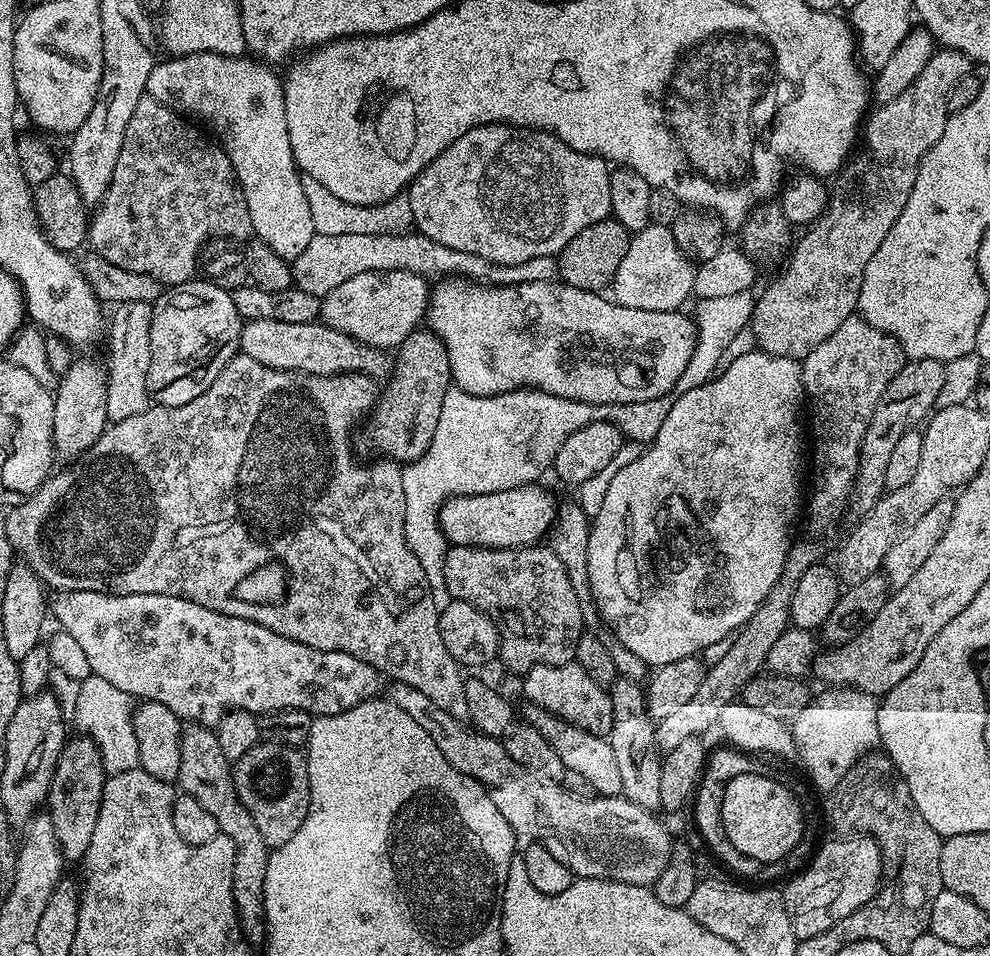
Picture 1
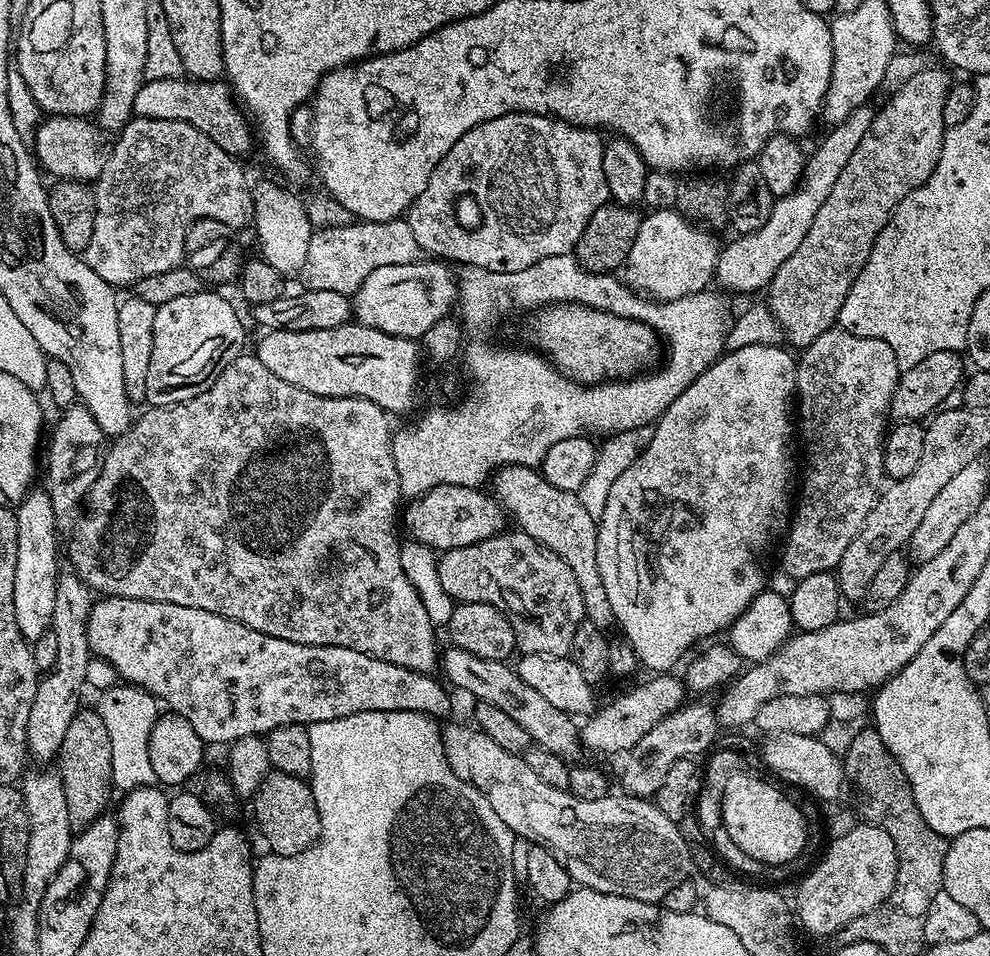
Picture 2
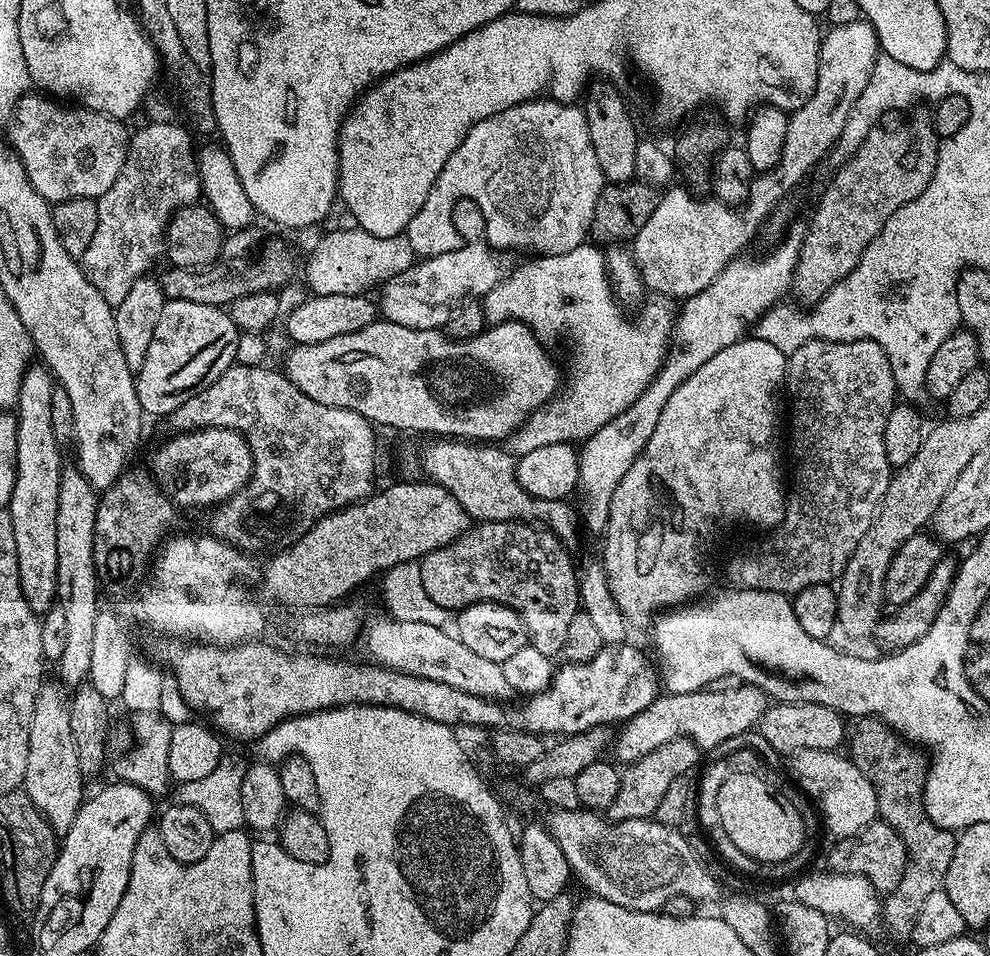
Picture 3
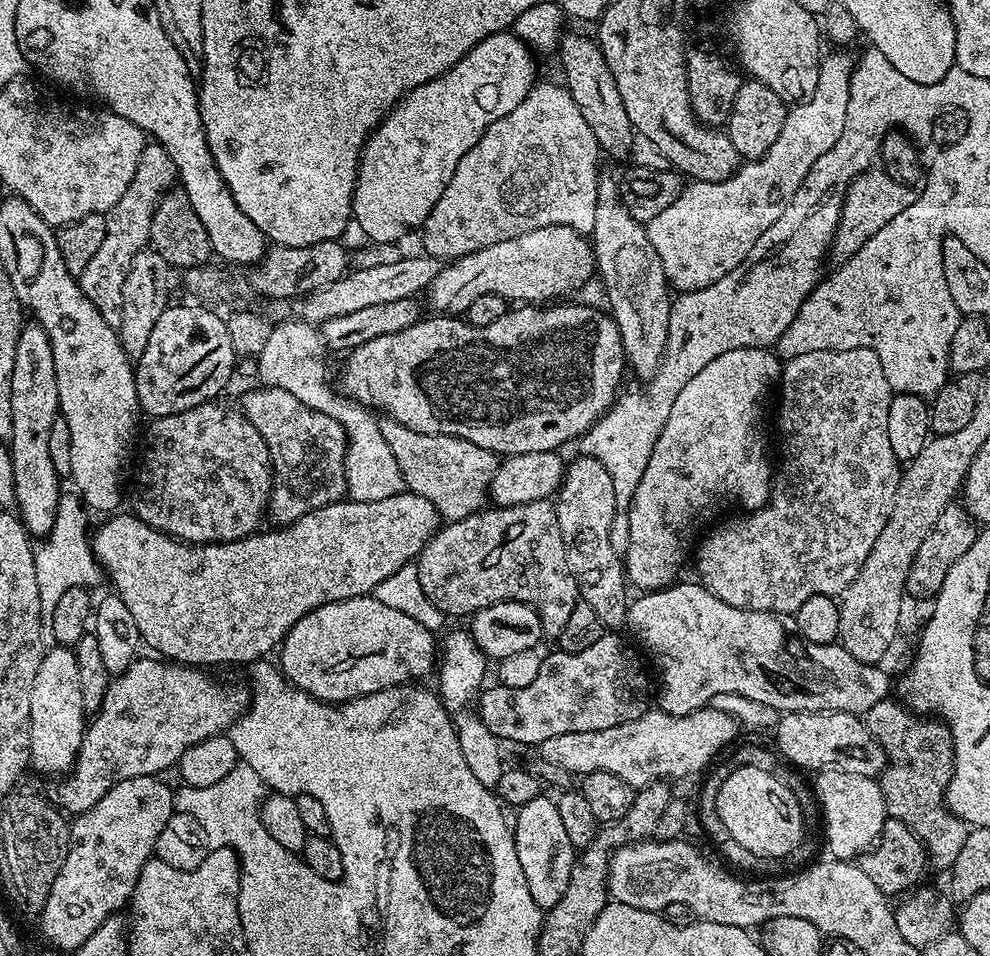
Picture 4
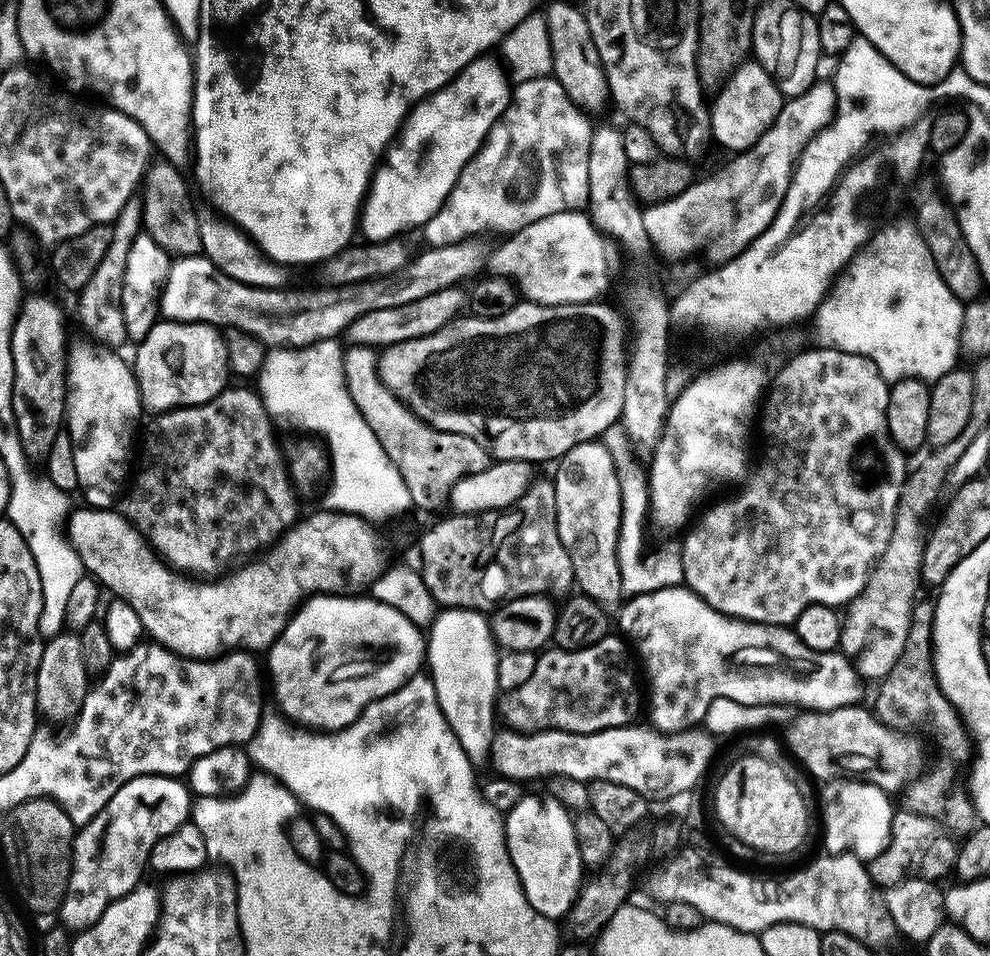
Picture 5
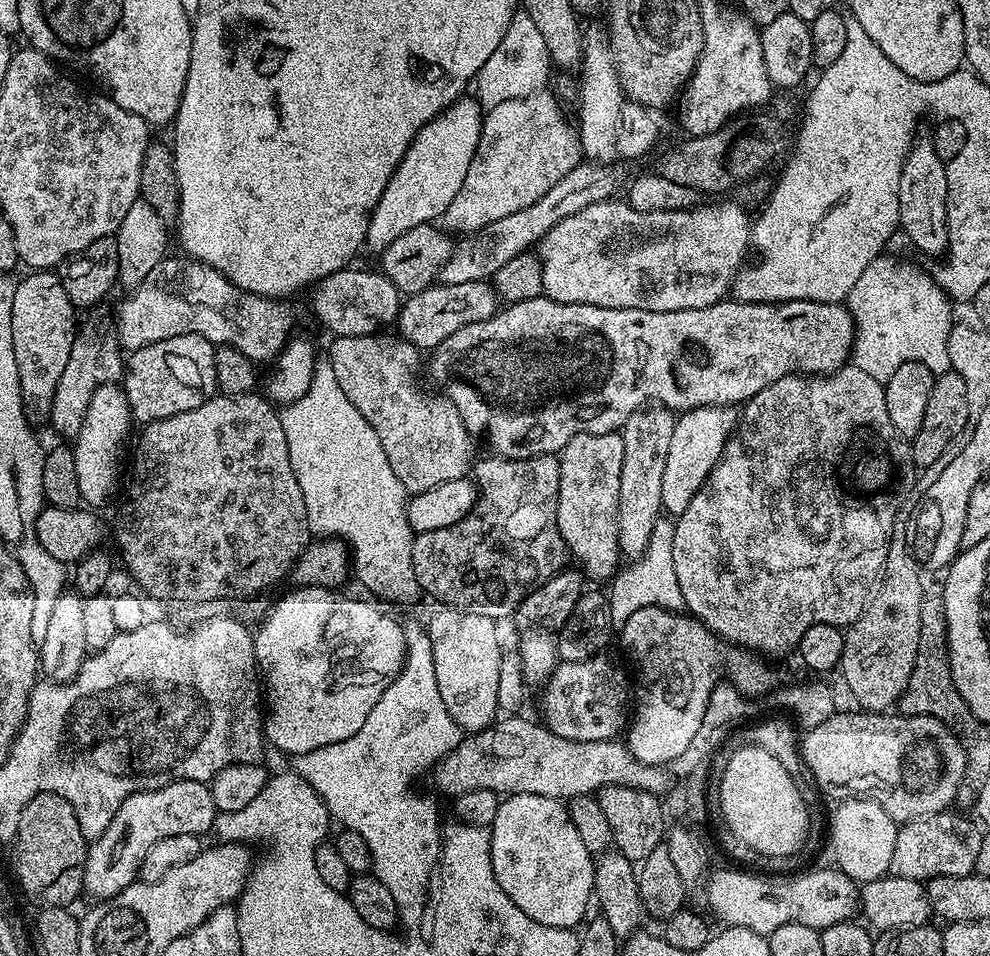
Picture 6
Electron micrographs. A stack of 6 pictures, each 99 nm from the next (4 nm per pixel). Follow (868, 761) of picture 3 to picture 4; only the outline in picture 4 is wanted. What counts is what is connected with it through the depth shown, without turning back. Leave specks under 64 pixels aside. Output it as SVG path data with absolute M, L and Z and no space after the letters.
M892 699L874 702L862 716L884 751L886 763L878 777L884 805L891 819L903 822L920 839L931 867L951 869L970 831L969 825L950 811L944 798L954 770L952 735L939 719L925 718L899 699Z

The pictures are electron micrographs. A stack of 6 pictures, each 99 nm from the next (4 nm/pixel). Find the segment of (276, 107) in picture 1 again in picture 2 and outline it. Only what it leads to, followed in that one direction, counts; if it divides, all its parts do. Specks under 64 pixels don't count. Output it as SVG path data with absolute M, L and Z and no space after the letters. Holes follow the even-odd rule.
M164 76L161 80L145 79L144 85L138 90L138 98L134 98L135 115L142 118L181 120L202 130L206 138L218 142L218 146L222 146L222 150L226 150L231 156L243 157L243 152L251 150L252 140L254 144L254 128L231 87L223 79L183 79L179 80L176 76ZM256 184L254 188L256 202L256 219L254 229L260 239L259 255L278 274L285 278L299 277L309 253L311 236L314 233L308 217L308 210L303 199L299 200L292 192L287 192L280 184Z

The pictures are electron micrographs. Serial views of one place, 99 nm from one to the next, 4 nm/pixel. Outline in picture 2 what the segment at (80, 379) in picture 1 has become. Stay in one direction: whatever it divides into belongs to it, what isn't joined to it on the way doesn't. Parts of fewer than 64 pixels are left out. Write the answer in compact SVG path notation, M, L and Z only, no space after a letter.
M77 402L71 408L63 409L52 428L52 437L47 437L48 469L43 469L42 487L50 494L57 525L68 524L80 512L80 503L89 499L92 487L96 481L98 465L102 460L102 449L106 437L94 422L90 410Z

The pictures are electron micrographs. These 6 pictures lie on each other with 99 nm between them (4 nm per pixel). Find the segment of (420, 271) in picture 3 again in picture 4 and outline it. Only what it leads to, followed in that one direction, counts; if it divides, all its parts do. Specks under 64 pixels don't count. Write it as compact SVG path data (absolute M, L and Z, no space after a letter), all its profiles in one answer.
M542 226L526 234L488 244L485 248L445 263L439 274L428 283L426 295L433 313L464 314L467 313L470 302L474 302L474 298L482 298L482 294L498 294L509 302L552 302L567 297L564 296L567 292L575 293L583 288L584 283L593 279L593 276L592 246L581 233L566 226Z

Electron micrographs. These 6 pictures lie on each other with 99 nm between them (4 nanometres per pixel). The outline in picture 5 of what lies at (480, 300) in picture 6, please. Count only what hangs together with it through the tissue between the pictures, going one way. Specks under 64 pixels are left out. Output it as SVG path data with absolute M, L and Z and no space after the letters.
M460 286L447 288L438 290L438 294L426 294L426 298L418 298L418 302L406 302L402 306L386 306L382 310L370 310L366 314L354 318L354 322L350 322L346 331L347 343L383 350L389 344L434 334L434 330L446 326L465 311L465 309L463 310L464 303L466 305L469 303L470 296L467 291L463 292L464 290Z

